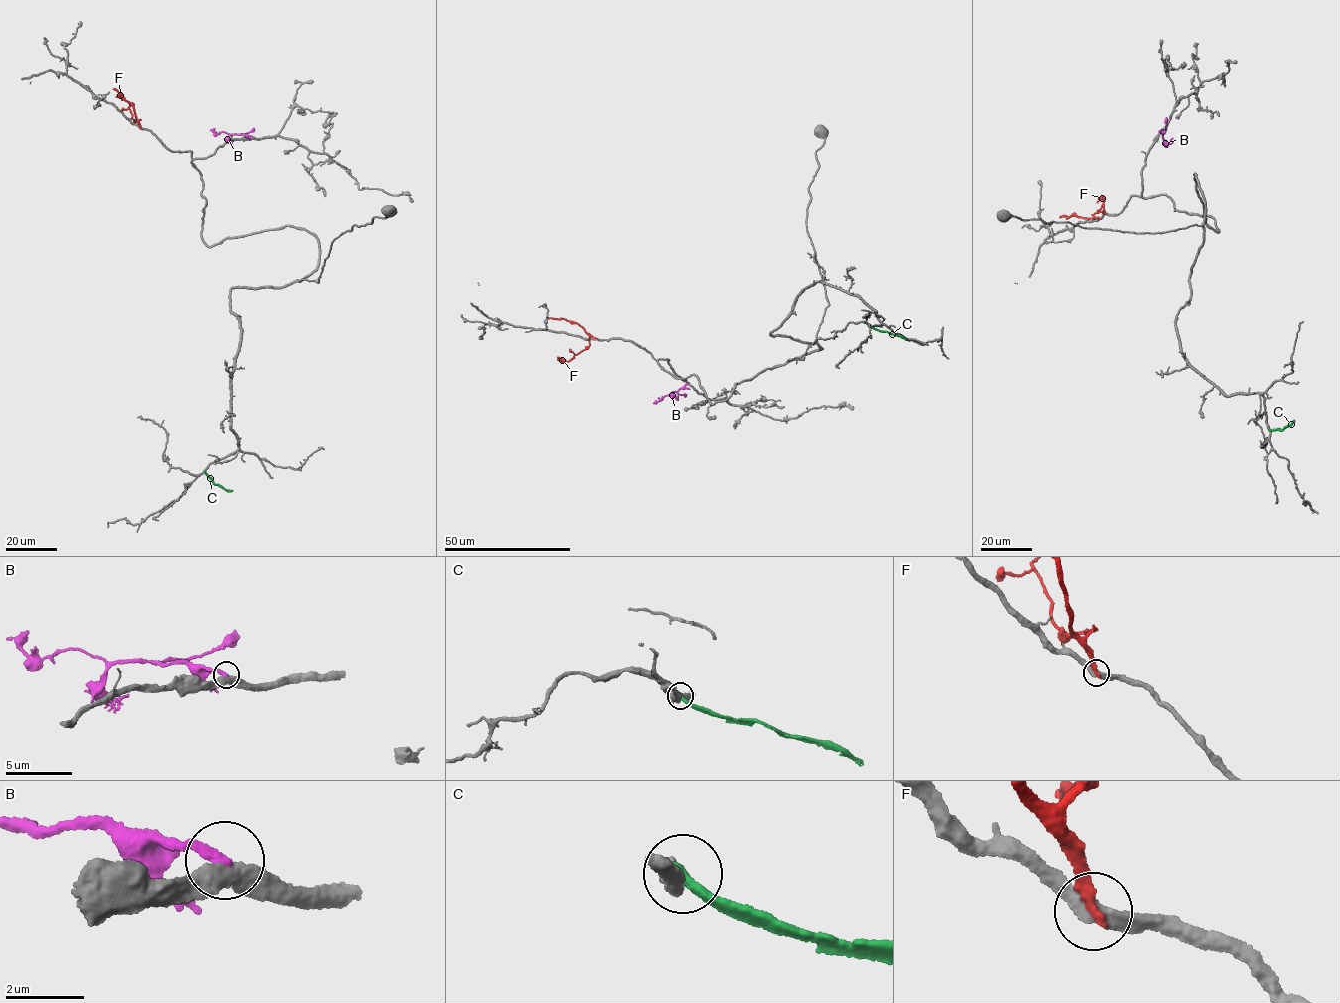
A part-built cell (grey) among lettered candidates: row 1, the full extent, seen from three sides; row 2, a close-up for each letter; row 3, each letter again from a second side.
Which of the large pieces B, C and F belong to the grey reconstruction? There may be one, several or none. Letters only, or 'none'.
none

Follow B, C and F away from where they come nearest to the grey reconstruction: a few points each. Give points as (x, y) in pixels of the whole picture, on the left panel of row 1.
B: (252, 136), (216, 133), (214, 128)
C: (204, 471), (213, 483), (232, 490)
F: (141, 128), (140, 120), (133, 119), (129, 103), (116, 96)

